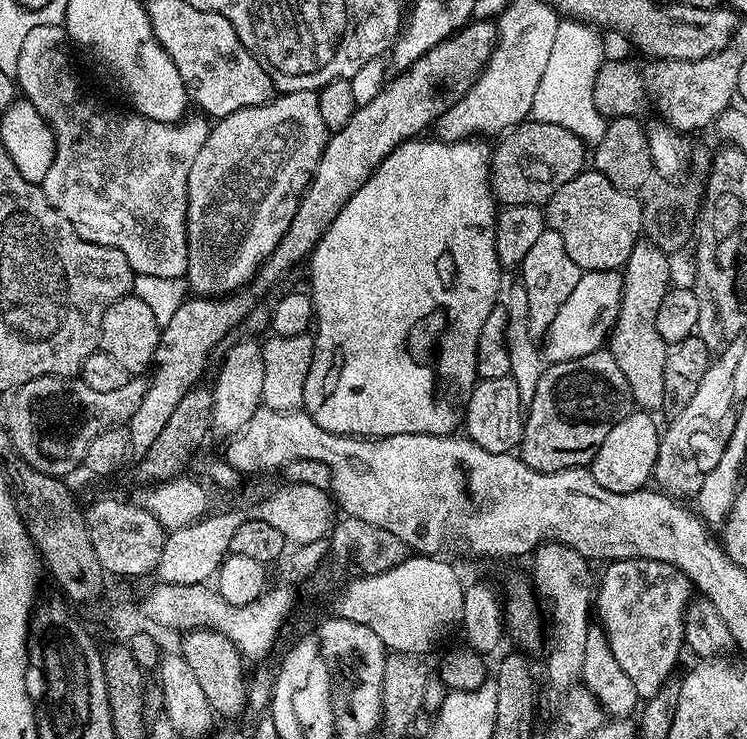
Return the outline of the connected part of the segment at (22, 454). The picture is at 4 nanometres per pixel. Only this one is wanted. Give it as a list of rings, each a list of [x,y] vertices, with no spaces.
[[[133,375],[124,386],[111,391],[95,391],[89,388],[80,378],[65,378],[63,376],[43,376],[26,382],[26,386],[13,388],[7,393],[4,404],[3,427],[7,428],[12,437],[12,448],[19,459],[25,460],[34,470],[42,470],[42,474],[68,478],[77,467],[83,465],[86,450],[98,434],[113,426],[127,425],[134,410],[142,406],[142,398],[146,394],[149,381],[143,375]]]

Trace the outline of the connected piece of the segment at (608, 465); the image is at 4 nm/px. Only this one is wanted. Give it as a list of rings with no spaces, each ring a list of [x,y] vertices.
[[[643,410],[628,413],[610,434],[606,434],[602,446],[598,446],[598,454],[592,459],[590,471],[594,482],[606,490],[614,490],[614,494],[638,492],[645,487],[647,480],[653,479],[658,458],[658,446],[662,435],[661,429],[651,415]]]

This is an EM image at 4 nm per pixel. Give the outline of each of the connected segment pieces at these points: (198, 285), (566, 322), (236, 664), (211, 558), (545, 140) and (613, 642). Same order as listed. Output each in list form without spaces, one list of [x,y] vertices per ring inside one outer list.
[[[286,92],[273,95],[267,104],[246,106],[242,110],[234,110],[234,114],[219,117],[209,127],[206,142],[202,142],[202,150],[198,150],[198,158],[194,158],[194,166],[190,166],[188,179],[188,205],[186,206],[186,238],[188,239],[188,270],[186,279],[188,287],[196,296],[210,296],[223,298],[233,295],[245,286],[251,285],[253,276],[260,270],[260,265],[282,242],[290,222],[294,218],[294,210],[298,210],[300,197],[308,189],[312,180],[312,173],[316,171],[318,162],[322,158],[322,150],[328,145],[330,133],[326,122],[322,122],[322,114],[318,111],[318,95],[316,92]]]
[[[619,271],[585,272],[581,275],[578,286],[574,286],[570,298],[566,298],[566,306],[560,307],[554,322],[550,322],[550,330],[542,337],[542,355],[548,364],[582,358],[605,347],[616,325],[623,285],[624,278]]]
[[[194,628],[183,633],[184,641],[178,645],[178,651],[194,670],[194,678],[198,678],[198,686],[206,693],[208,704],[217,717],[236,716],[245,711],[248,703],[248,680],[244,667],[246,661],[240,651],[226,638],[226,634],[218,634],[214,628]]]
[[[258,498],[245,503],[241,508],[232,508],[218,514],[211,513],[186,527],[173,529],[165,537],[162,557],[154,569],[155,576],[158,576],[156,578],[161,583],[176,585],[196,585],[213,579],[221,562],[230,554],[230,543],[235,531],[242,523],[254,521],[254,517],[250,514],[260,506],[262,501]]]
[[[529,118],[523,124],[517,124],[515,128],[503,133],[499,140],[500,145],[497,148],[493,147],[490,152],[492,195],[504,206],[509,204],[547,205],[554,190],[566,186],[566,182],[570,182],[570,178],[585,171],[590,160],[589,149],[584,140],[578,138],[578,134],[570,134],[570,130],[565,130],[562,126],[554,126],[550,122],[542,122],[541,120]]]
[[[614,560],[607,565],[604,577],[599,577],[594,592],[594,608],[600,611],[599,623],[608,638],[611,654],[634,684],[639,699],[646,701],[662,685],[669,683],[672,671],[680,660],[680,651],[685,651],[684,609],[690,603],[690,581],[679,568],[657,560]]]

